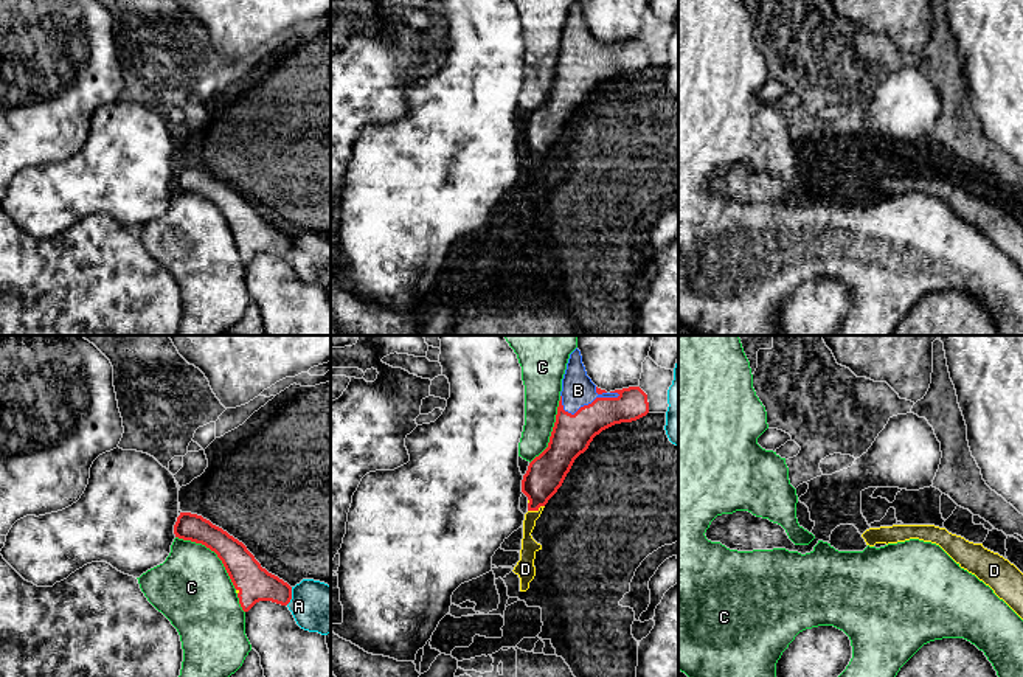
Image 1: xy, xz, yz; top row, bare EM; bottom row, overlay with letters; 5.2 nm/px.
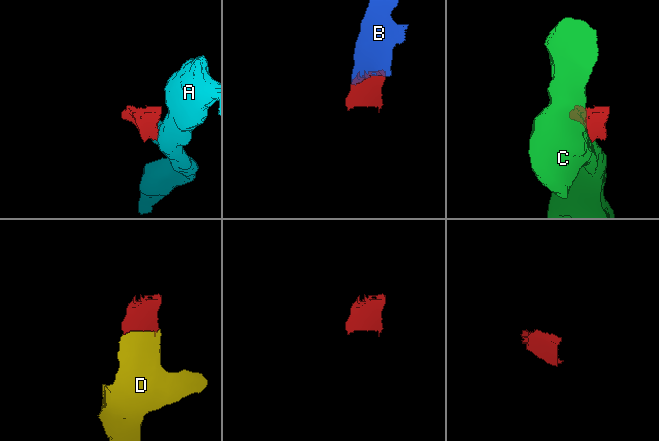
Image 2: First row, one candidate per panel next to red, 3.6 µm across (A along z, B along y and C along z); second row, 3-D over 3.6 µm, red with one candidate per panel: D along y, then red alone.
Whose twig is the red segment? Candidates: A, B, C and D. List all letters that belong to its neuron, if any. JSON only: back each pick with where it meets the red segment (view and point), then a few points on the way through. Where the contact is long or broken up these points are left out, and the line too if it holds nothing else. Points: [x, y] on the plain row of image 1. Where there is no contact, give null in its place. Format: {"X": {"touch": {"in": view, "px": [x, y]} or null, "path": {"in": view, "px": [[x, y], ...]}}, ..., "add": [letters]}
{"B": {"touch": {"in": "xz", "px": [586, 58]}}, "D": {"touch": {"in": "xz", "px": [536, 162]}}, "add": ["B", "D"]}

